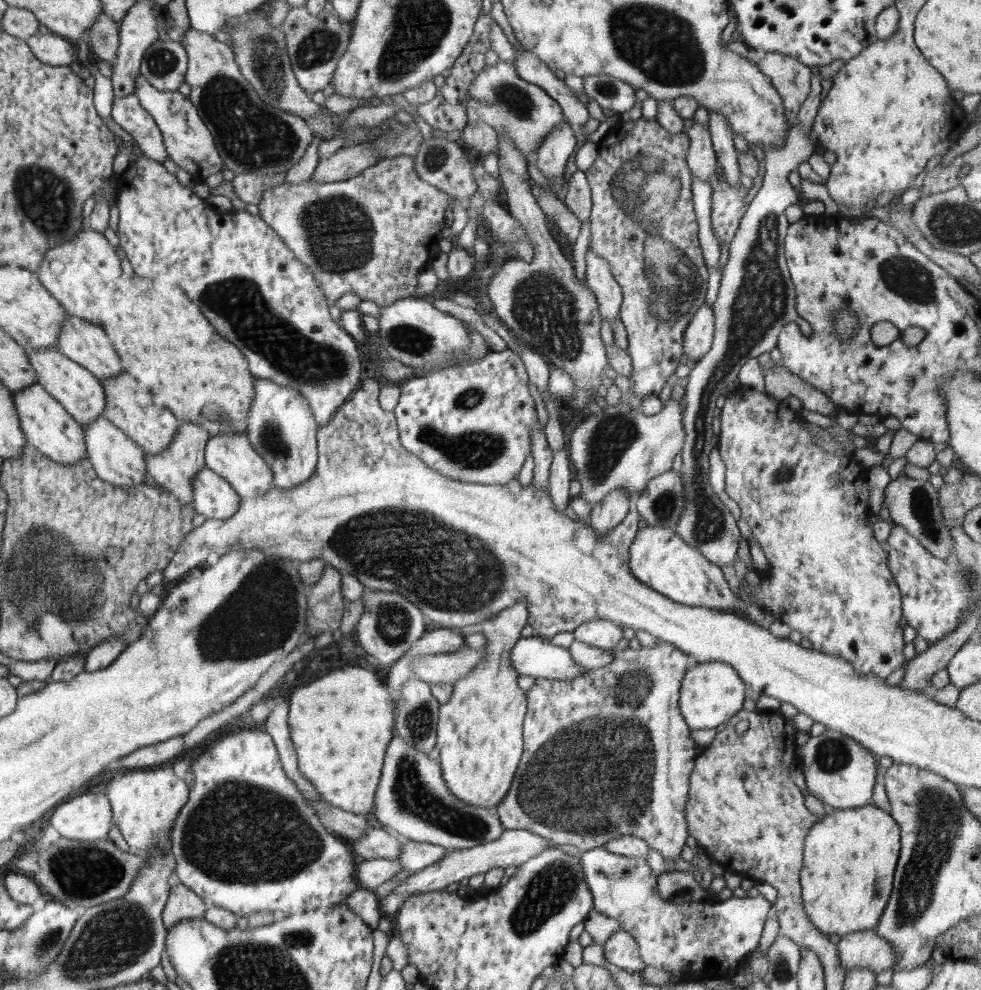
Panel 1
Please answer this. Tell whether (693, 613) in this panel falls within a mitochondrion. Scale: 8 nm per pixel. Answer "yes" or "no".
no

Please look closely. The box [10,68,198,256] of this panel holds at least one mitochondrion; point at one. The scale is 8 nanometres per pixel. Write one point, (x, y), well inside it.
(45, 196)

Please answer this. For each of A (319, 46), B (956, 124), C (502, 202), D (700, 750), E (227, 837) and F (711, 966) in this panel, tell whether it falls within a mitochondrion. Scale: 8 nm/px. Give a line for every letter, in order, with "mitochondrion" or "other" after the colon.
A: mitochondrion
B: other
C: other
D: other
E: mitochondrion
F: other

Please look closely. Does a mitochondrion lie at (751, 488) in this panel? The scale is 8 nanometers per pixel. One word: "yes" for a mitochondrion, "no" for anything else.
no

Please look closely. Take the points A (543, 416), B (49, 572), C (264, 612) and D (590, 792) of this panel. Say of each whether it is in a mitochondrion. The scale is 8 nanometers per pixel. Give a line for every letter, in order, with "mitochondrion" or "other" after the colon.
A: other
B: mitochondrion
C: mitochondrion
D: mitochondrion

